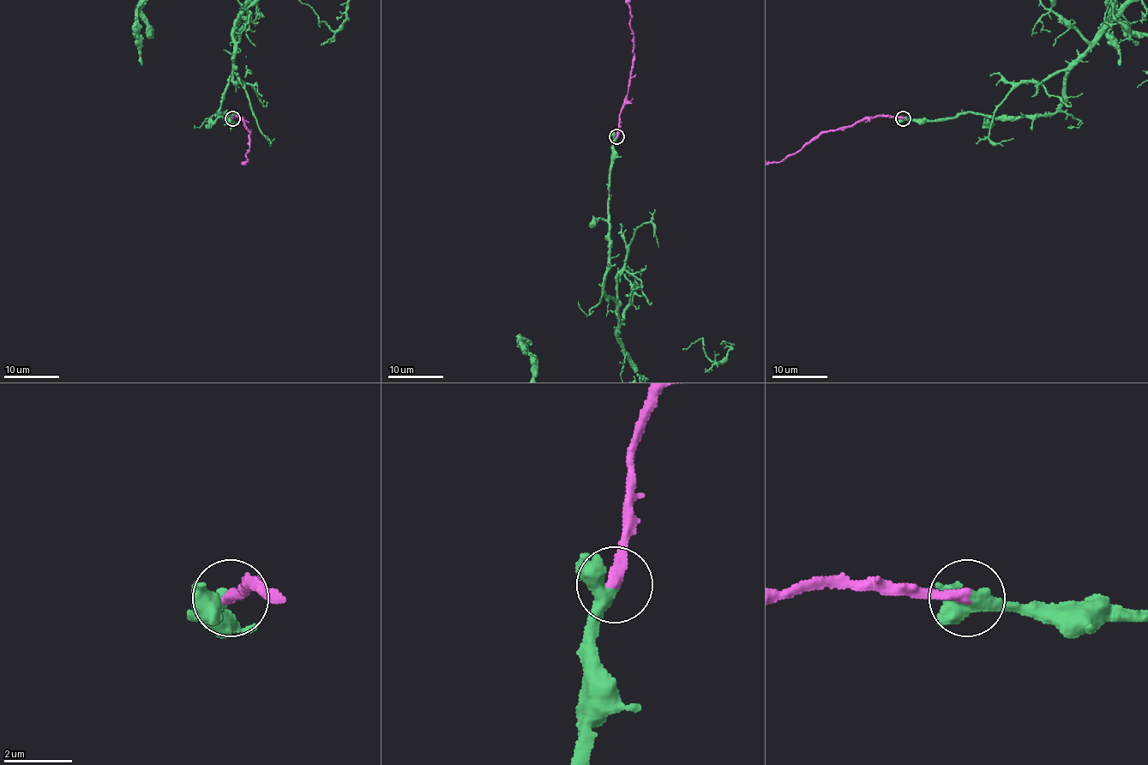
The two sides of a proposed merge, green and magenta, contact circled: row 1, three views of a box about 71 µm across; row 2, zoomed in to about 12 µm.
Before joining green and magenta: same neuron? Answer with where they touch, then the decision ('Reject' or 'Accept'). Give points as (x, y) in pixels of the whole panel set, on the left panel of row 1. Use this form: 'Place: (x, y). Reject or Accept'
Place: (232, 118). Accept

